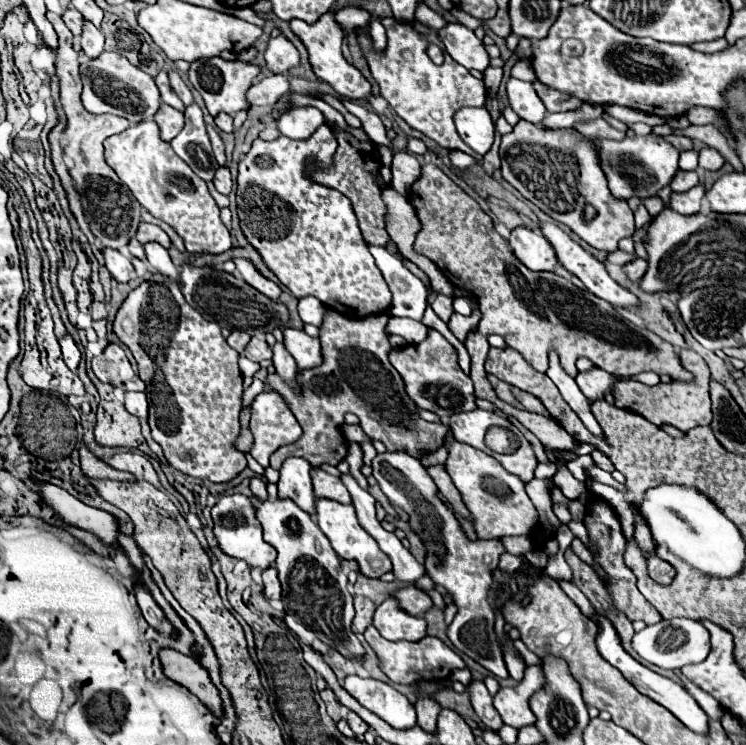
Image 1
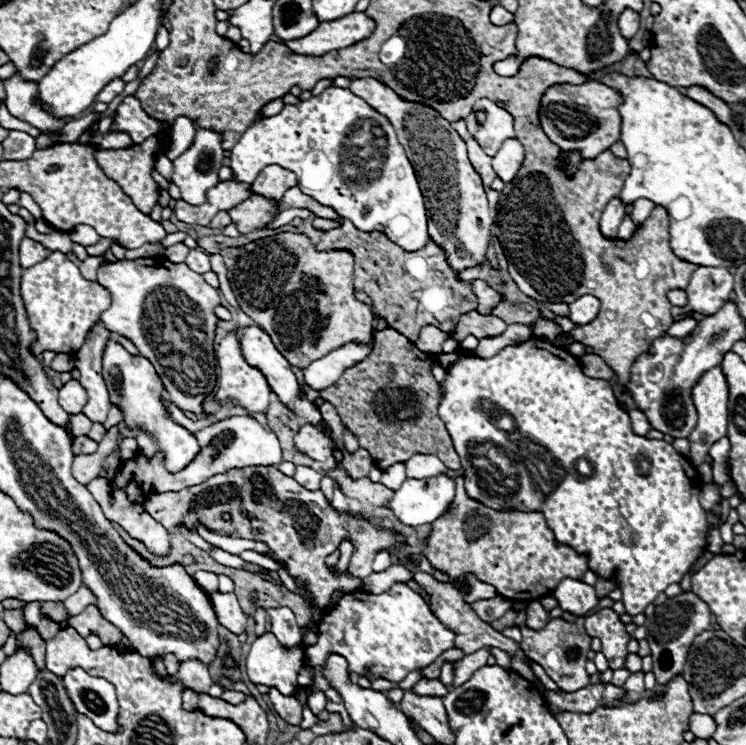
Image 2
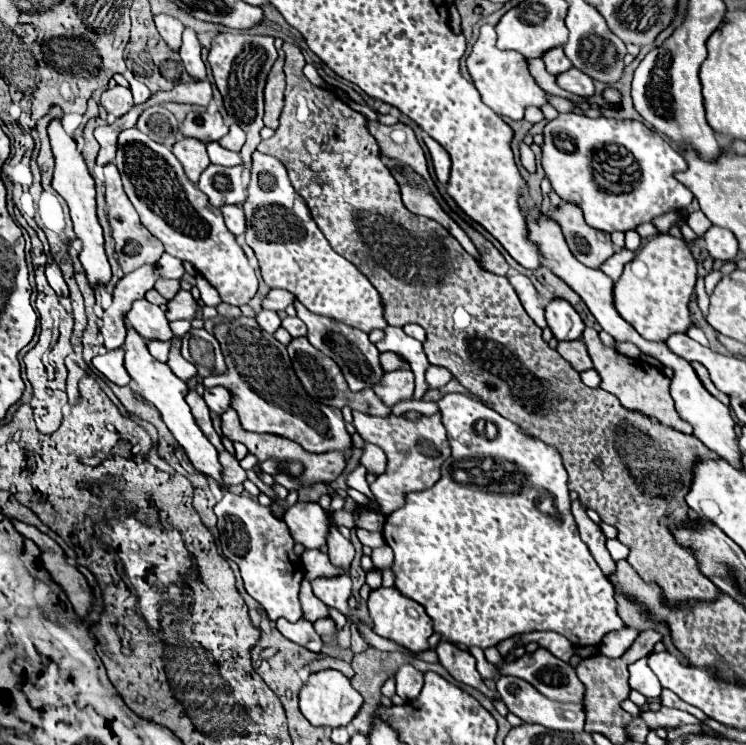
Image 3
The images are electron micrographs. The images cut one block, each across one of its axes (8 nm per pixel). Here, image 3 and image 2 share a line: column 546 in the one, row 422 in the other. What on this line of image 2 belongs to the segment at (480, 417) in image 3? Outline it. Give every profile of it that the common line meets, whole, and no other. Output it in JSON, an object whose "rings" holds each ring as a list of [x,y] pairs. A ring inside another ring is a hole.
{"rings":[[[532,338],[524,344],[518,346],[508,346],[500,350],[494,358],[482,360],[472,354],[462,352],[468,358],[462,358],[456,366],[452,366],[446,372],[446,382],[440,384],[442,390],[442,402],[438,406],[438,416],[444,420],[458,456],[462,456],[462,468],[464,468],[464,478],[466,478],[466,492],[474,500],[482,500],[482,504],[488,504],[492,508],[500,510],[540,510],[544,512],[548,526],[552,528],[554,536],[558,542],[564,542],[572,548],[578,548],[578,552],[584,552],[590,556],[590,570],[610,578],[614,572],[620,582],[622,590],[622,602],[626,608],[626,614],[636,616],[642,614],[648,604],[656,600],[660,592],[664,592],[670,584],[676,584],[684,578],[686,570],[694,564],[694,560],[706,550],[706,536],[708,536],[708,522],[706,522],[706,512],[700,506],[700,490],[702,490],[702,478],[698,470],[690,464],[690,460],[674,450],[672,444],[664,440],[648,440],[644,436],[636,436],[630,428],[630,416],[628,412],[620,406],[620,402],[614,398],[614,392],[606,380],[598,378],[588,378],[582,374],[580,362],[570,356],[562,348],[554,348],[550,342],[542,342],[538,338]],[[484,404],[490,404],[492,408],[486,410]]]}

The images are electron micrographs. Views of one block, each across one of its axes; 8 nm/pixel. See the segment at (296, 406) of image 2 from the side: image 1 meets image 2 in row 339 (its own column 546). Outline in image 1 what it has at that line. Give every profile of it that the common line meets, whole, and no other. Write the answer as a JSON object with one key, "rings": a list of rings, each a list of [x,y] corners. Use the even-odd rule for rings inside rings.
{"rings":[[[516,226],[510,230],[508,242],[518,260],[530,270],[554,270],[558,258],[554,254],[552,244],[542,234],[538,236],[526,226]]]}

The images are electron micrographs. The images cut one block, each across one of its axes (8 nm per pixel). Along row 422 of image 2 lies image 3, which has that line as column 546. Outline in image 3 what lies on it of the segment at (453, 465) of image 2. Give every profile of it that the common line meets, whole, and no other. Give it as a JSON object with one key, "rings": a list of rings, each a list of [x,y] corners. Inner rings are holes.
{"rings":[[[284,44],[282,50],[286,52],[286,104],[278,130],[270,140],[258,144],[258,152],[274,156],[286,166],[292,186],[306,200],[312,220],[330,246],[352,262],[380,292],[388,324],[420,324],[426,330],[424,354],[432,366],[450,370],[452,376],[486,406],[516,422],[530,436],[556,448],[568,472],[568,488],[578,492],[582,506],[596,510],[602,522],[618,528],[618,540],[632,550],[626,560],[644,580],[660,584],[668,604],[694,598],[714,600],[720,590],[700,574],[690,550],[676,544],[666,524],[684,522],[690,516],[684,496],[692,484],[696,458],[718,456],[698,438],[662,426],[640,412],[622,408],[618,398],[602,388],[592,390],[584,386],[580,374],[542,340],[542,330],[526,314],[506,276],[486,272],[438,222],[408,212],[400,198],[400,186],[384,164],[378,142],[366,128],[366,118],[338,100],[332,92],[308,82],[302,74],[300,60],[304,60],[304,56],[298,46]]]}

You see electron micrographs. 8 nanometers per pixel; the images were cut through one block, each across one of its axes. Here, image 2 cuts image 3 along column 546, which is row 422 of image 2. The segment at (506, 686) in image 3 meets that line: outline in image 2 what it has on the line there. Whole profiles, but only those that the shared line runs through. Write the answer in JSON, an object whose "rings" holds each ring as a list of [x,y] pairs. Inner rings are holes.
{"rings":[[[720,366],[700,378],[692,398],[698,410],[698,424],[688,440],[690,460],[698,466],[708,456],[710,446],[728,432],[728,382]]]}

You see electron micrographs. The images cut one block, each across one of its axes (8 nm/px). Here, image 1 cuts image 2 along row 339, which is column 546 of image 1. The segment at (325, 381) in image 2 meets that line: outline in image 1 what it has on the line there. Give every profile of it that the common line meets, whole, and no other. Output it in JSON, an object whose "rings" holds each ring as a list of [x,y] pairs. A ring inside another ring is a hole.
{"rings":[[[550,352],[550,368],[546,370],[546,374],[548,374],[548,378],[558,386],[562,398],[564,398],[566,404],[578,414],[578,418],[584,422],[584,426],[586,426],[594,436],[598,436],[598,438],[604,440],[604,432],[602,432],[602,428],[598,426],[594,414],[590,412],[588,400],[586,400],[584,394],[580,392],[580,388],[578,388],[578,384],[574,382],[574,378],[570,378],[570,376],[562,370],[556,352]]]}

